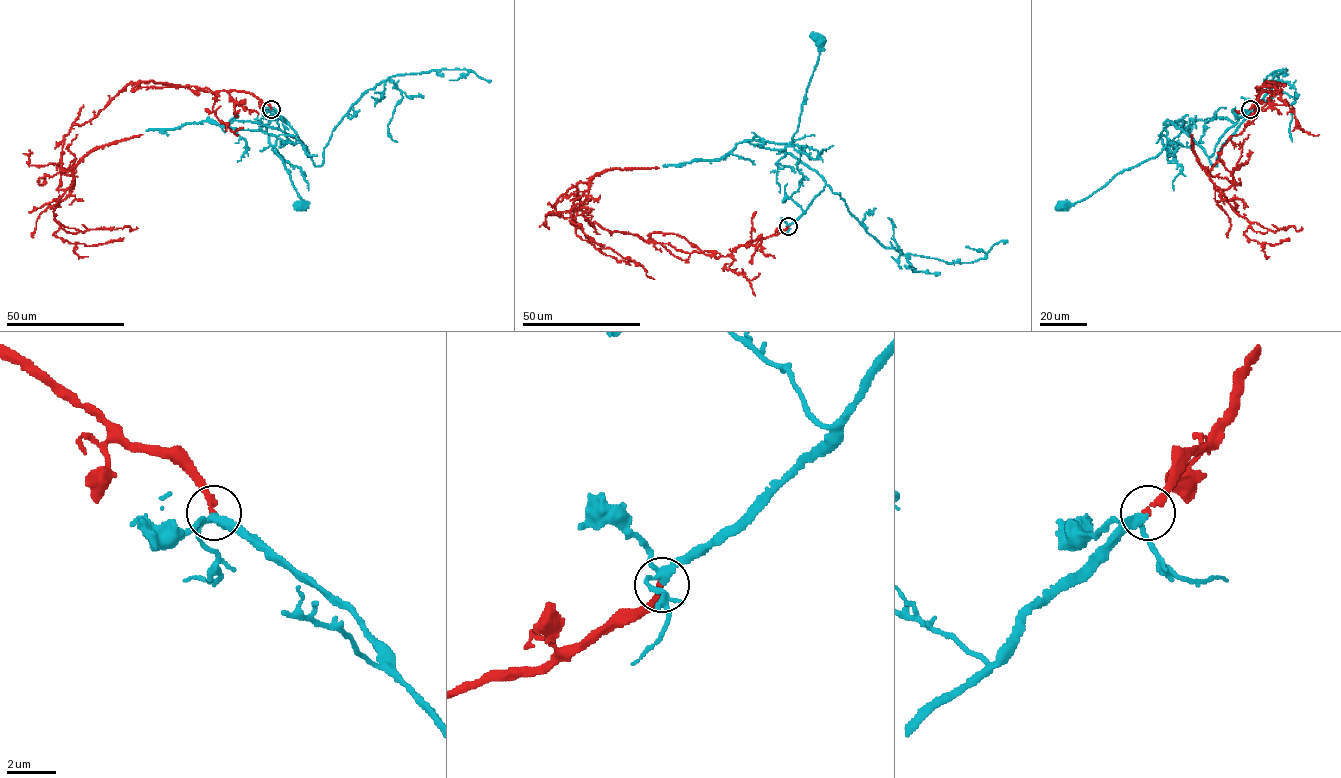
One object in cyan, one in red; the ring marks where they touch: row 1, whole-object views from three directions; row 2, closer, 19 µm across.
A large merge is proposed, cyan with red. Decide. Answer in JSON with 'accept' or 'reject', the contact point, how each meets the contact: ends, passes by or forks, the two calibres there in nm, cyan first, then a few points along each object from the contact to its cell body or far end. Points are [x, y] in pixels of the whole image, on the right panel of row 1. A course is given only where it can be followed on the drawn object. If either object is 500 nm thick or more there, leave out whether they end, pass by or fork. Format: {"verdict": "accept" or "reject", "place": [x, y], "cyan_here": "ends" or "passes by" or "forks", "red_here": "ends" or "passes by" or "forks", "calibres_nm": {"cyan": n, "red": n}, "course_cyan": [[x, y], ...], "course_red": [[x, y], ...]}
{"verdict": "accept", "place": [1250, 109], "cyan_here": "forks", "red_here": "ends", "calibres_nm": {"cyan": 240, "red": 280}, "course_cyan": [[1250, 109], [1224, 133], [1210, 156], [1167, 120], [1167, 144], [1156, 156], [1119, 172], [1085, 198], [1063, 205]], "course_red": [[1250, 109], [1264, 90], [1281, 90], [1266, 81], [1254, 120], [1206, 173], [1250, 222], [1303, 228]]}

